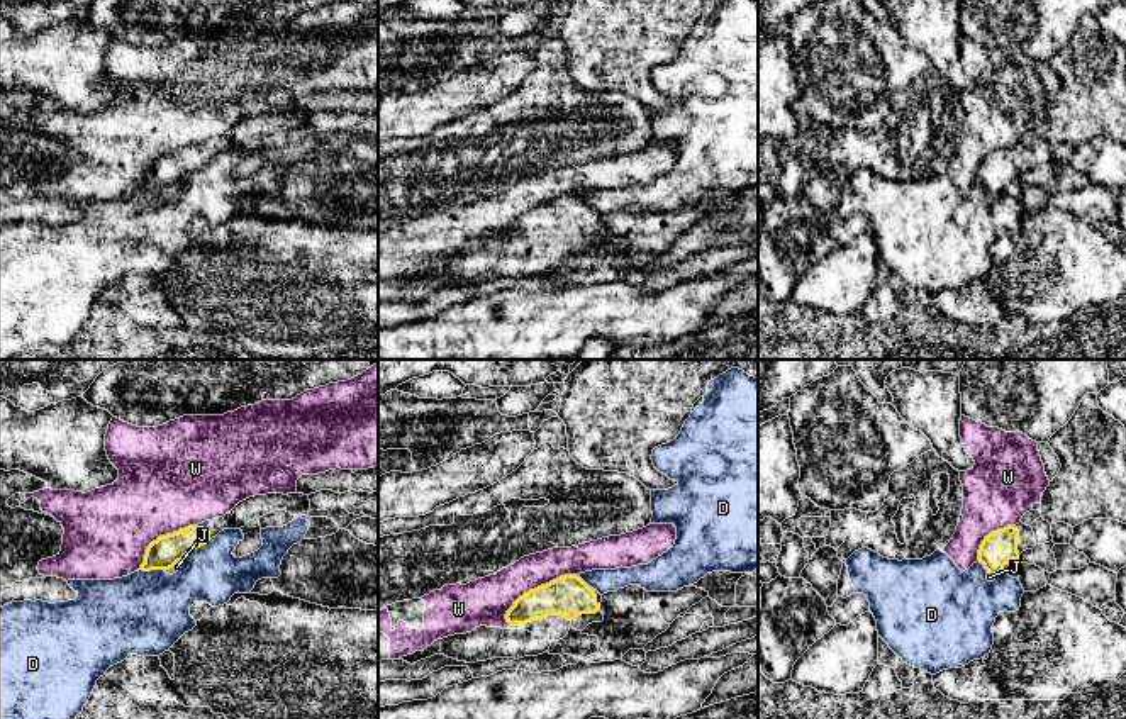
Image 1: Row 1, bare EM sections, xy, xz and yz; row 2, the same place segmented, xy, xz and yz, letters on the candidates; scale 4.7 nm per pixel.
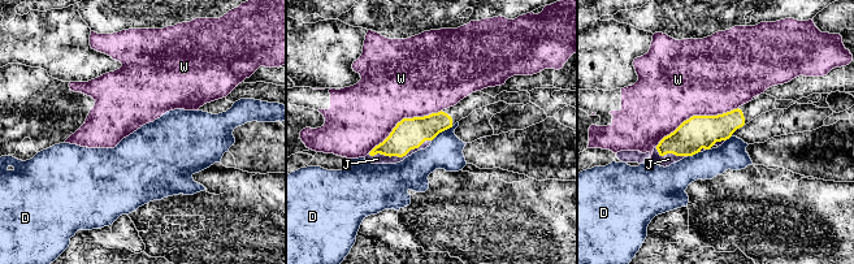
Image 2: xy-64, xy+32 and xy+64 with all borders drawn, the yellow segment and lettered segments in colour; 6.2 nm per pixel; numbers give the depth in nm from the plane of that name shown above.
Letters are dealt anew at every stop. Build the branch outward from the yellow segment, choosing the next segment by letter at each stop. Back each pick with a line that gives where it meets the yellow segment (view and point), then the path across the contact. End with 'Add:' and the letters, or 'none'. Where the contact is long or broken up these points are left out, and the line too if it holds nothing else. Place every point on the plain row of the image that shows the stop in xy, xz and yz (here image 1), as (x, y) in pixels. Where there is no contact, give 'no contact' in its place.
J: meets yellow in xy at (172, 187)
Add: J

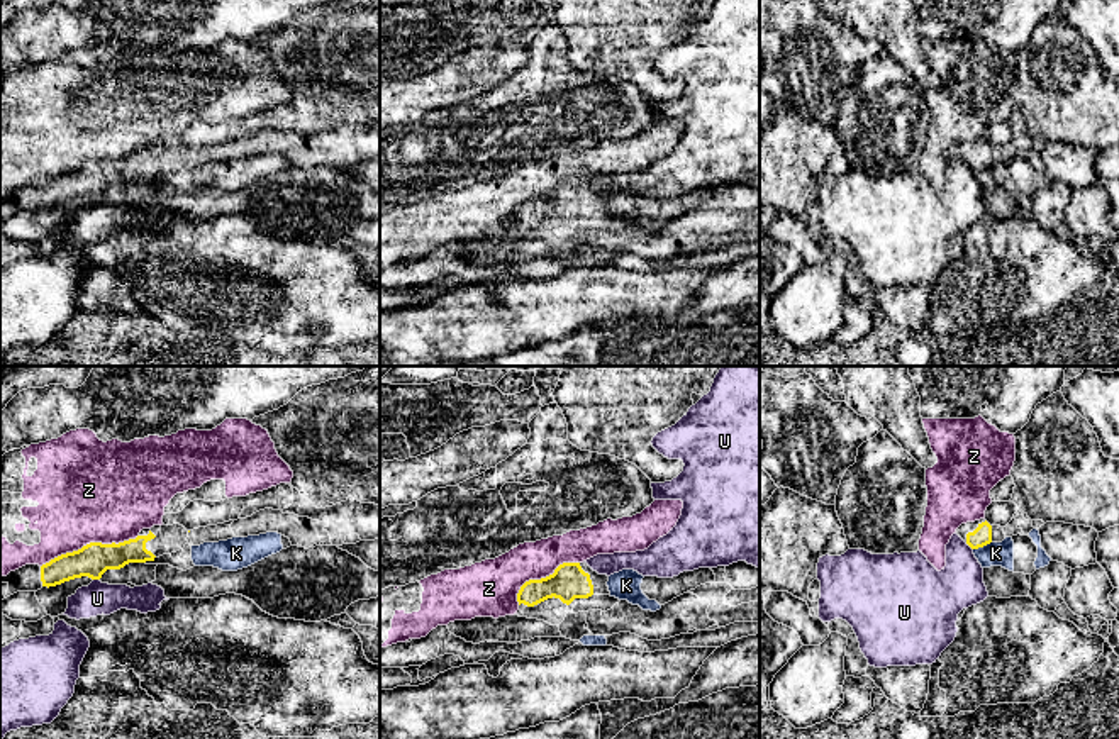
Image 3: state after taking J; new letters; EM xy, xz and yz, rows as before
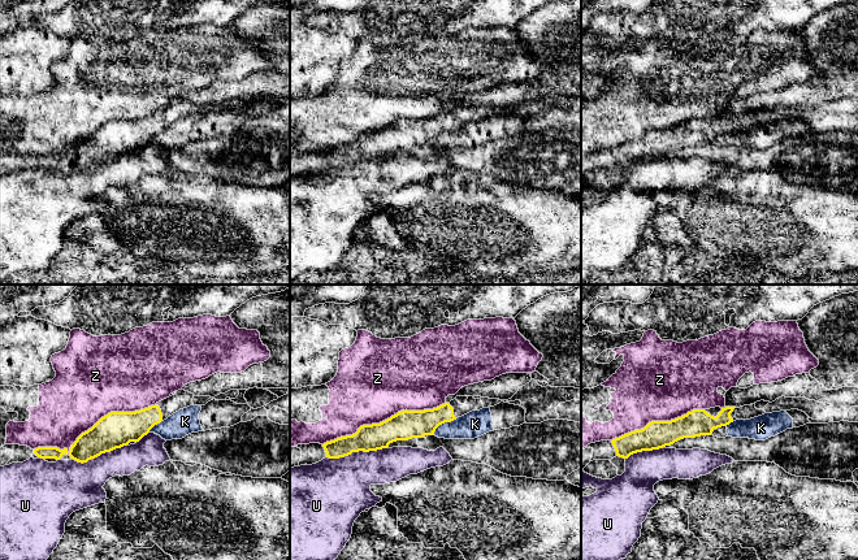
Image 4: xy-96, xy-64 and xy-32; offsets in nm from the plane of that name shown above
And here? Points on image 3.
Add: none

